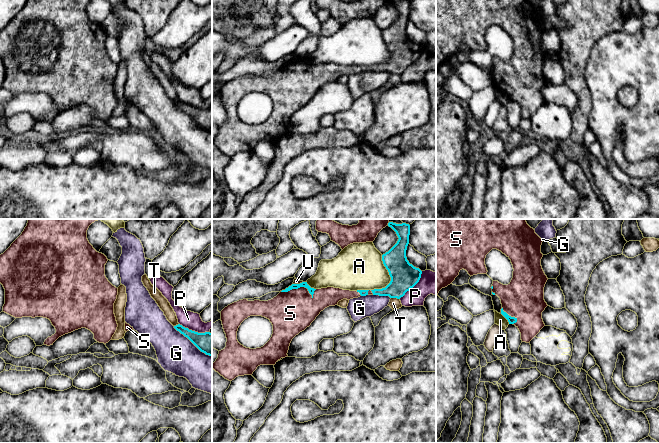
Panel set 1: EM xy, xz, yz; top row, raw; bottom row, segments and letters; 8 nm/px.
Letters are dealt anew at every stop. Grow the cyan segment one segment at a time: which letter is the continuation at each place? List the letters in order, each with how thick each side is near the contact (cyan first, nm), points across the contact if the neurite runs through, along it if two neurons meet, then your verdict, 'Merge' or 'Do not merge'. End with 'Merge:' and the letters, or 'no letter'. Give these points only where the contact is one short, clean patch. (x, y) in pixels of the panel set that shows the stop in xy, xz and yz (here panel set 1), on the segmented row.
A: Thickness 220 nm (cyan) against 340 nm. Do not merge
G: Thickness 180 nm (cyan) against 300 nm. Do not merge
P: Thickness 220 nm (cyan) against 180 nm. Do not merge
S: Thickness 50 nm (cyan) against 340 nm. Merge
T: Thickness 220 nm (cyan) against 90 nm. Do not merge
U: Thickness 50 nm (cyan) against 50 nm. Boundary: xz (302, 281), (293, 284). Do not merge
Merge: S

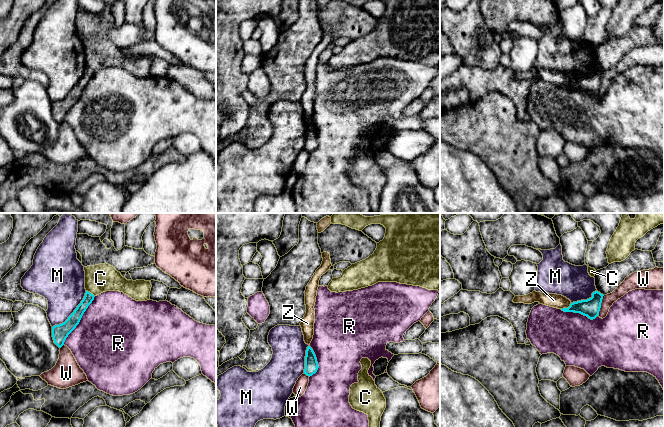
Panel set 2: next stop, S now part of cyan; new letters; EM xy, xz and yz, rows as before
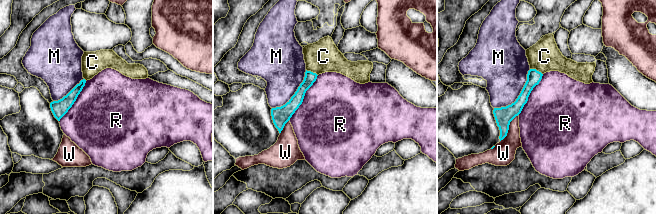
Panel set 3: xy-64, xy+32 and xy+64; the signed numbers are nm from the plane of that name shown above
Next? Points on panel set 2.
C: Thickness 90 nm (cyan) against 220 nm. Boundary: xy (86, 290), (94, 296). Do not merge
M: Thickness 130 nm (cyan) against 360 nm. Do not merge
R: Thickness 130 nm (cyan) against 500 nm. Do not merge
W: Thickness 140 nm (cyan) against 90 nm. Do not merge
Z: Thickness 140 nm (cyan) against 110 nm. Boundary: yz (571, 303), (561, 309). Do not merge
Merge: no letter

